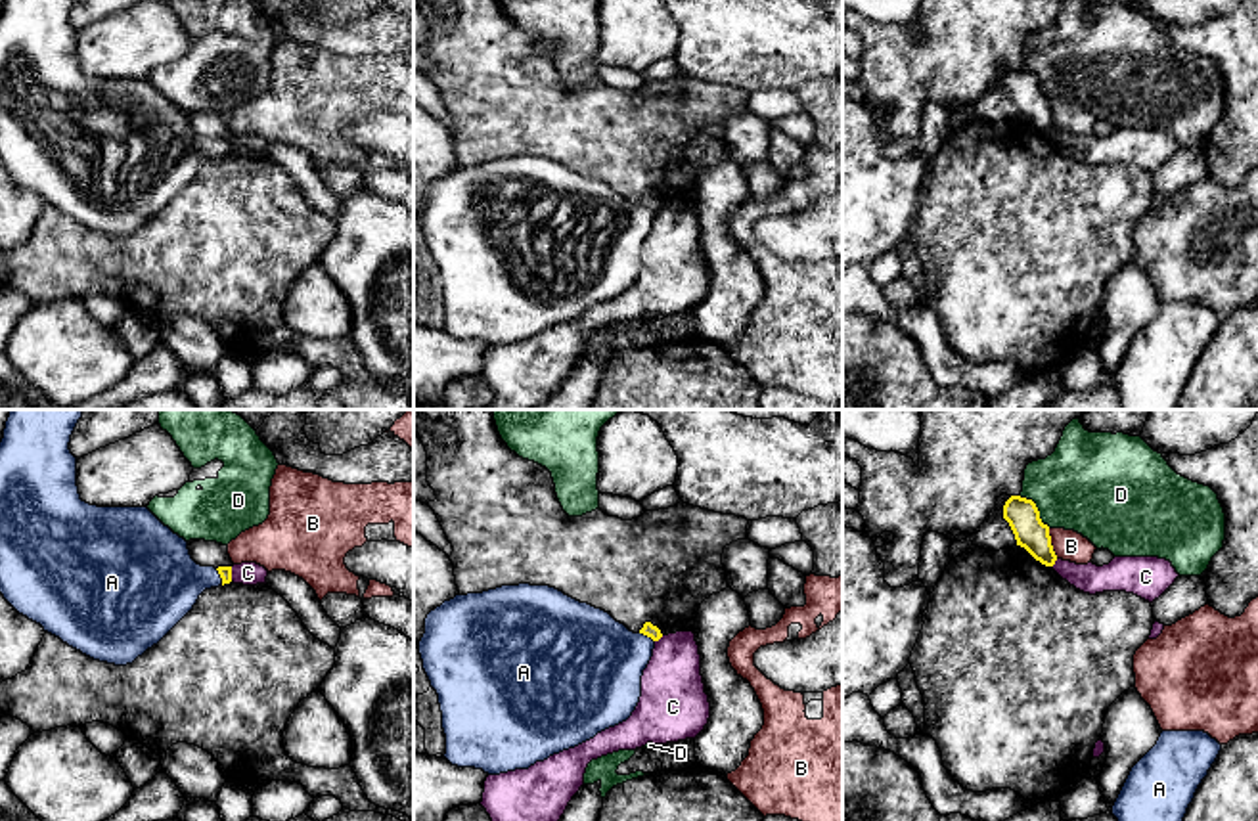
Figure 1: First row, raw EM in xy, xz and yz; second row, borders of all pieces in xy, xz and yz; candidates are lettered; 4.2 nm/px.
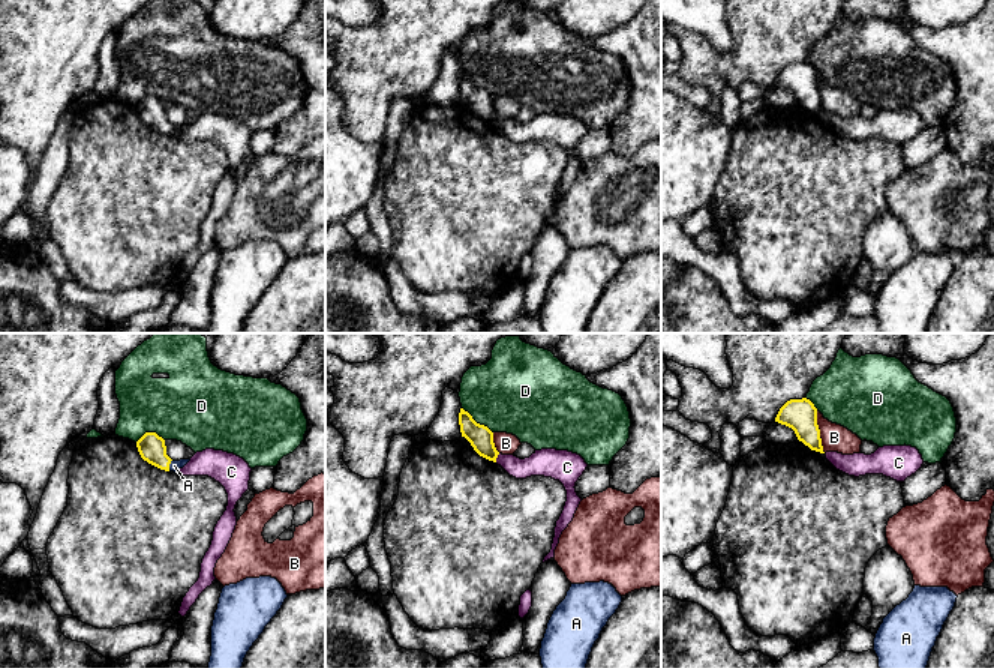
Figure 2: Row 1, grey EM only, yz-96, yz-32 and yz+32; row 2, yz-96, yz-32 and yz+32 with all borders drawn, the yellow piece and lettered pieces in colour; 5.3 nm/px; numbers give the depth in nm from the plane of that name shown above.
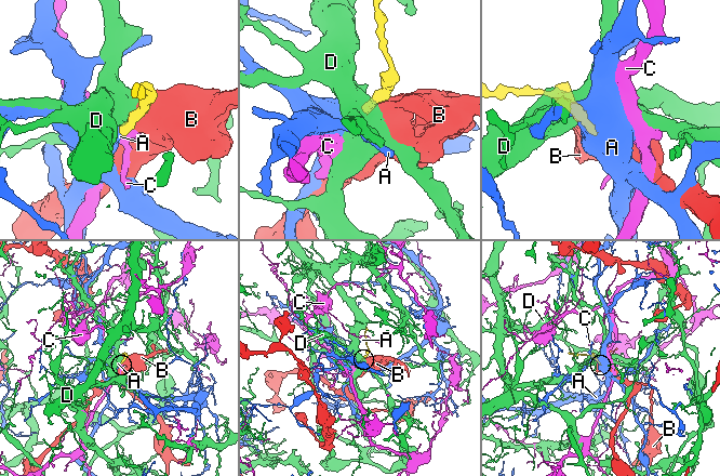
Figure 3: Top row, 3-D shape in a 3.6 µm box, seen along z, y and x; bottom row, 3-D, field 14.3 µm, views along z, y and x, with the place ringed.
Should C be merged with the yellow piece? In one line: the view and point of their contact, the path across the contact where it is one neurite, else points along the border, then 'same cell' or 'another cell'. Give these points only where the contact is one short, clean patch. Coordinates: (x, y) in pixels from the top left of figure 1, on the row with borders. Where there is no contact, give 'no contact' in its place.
meets yellow in xz at (659, 638); border along xz (663, 636), (655, 642); another cell

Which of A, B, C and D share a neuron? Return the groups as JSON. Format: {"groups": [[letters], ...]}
{"groups": [["A"], ["B"], ["C"], ["D"]]}

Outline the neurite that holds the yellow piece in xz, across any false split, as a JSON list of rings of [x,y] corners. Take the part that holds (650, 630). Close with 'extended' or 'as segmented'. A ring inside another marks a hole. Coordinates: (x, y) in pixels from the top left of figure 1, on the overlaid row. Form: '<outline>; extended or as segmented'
[[[502,586],[444,601],[427,614],[419,641],[442,712],[444,758],[500,775],[528,769],[626,721],[661,637],[651,622],[634,633],[609,612],[550,586]]]; extended

